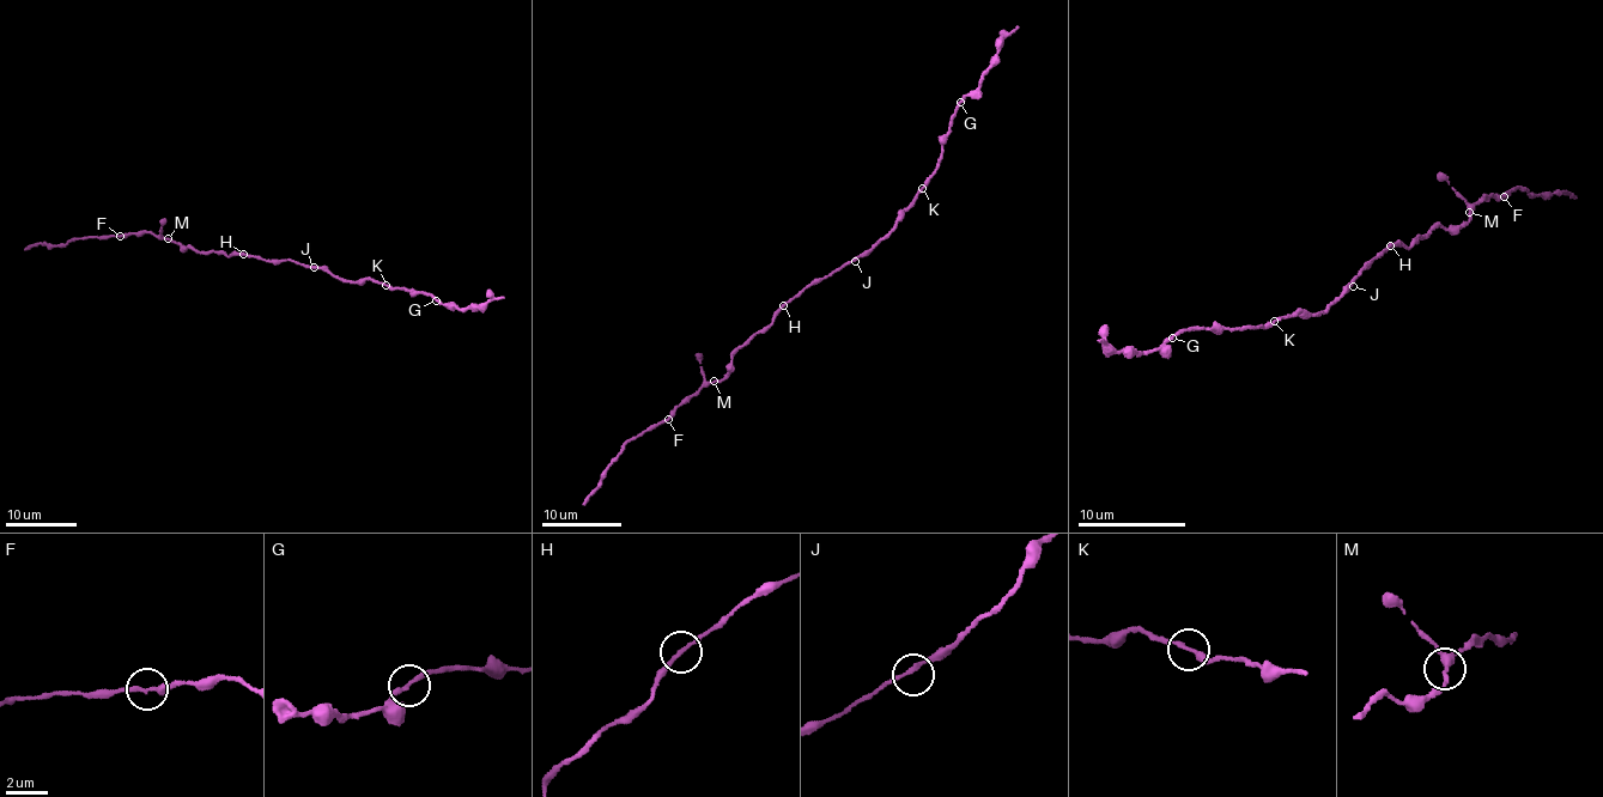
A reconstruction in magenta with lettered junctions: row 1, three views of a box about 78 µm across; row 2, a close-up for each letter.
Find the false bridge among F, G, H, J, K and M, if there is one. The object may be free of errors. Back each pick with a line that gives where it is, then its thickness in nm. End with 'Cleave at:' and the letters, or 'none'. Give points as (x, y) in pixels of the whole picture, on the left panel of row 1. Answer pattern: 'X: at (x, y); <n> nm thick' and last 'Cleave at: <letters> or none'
Cleave at: none

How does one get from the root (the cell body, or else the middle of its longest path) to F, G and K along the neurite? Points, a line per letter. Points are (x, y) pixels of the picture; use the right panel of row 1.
F: (1366, 263), (1395, 244), (1412, 245), (1418, 236), (1430, 233), (1439, 225), (1461, 227), (1483, 194), (1504, 196)
G: (1366, 263), (1339, 298), (1316, 315), (1301, 310), (1255, 328), (1186, 329), (1172, 338)
K: (1366, 263), (1361, 274), (1322, 312), (1311, 316), (1301, 310), (1274, 321)

